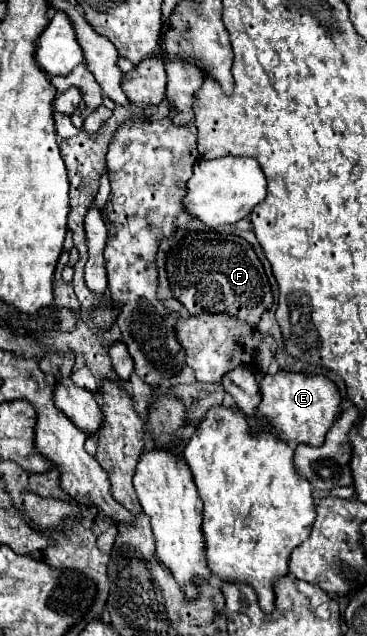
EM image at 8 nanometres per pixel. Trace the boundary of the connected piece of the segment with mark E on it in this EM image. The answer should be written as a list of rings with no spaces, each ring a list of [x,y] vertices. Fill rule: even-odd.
[[[285,372],[265,374],[261,380],[261,404],[257,414],[271,420],[269,426],[259,426],[273,432],[287,444],[309,444],[321,446],[325,442],[325,434],[339,418],[339,388],[323,374],[305,374],[305,372]]]

